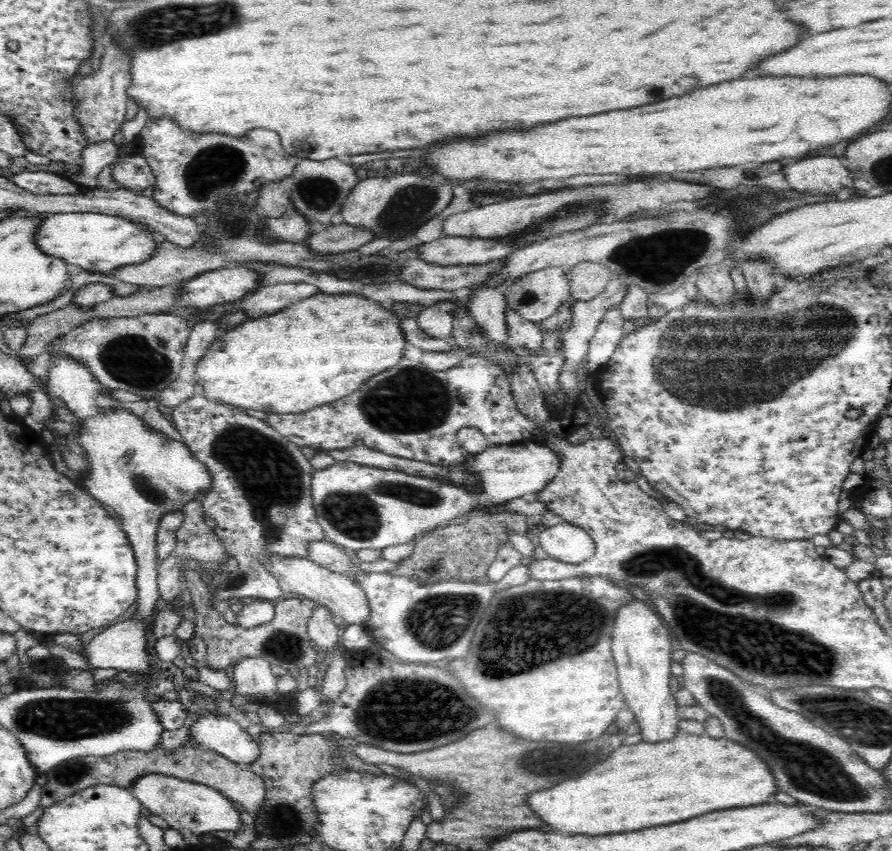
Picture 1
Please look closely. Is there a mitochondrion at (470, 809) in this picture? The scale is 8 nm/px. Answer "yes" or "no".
no

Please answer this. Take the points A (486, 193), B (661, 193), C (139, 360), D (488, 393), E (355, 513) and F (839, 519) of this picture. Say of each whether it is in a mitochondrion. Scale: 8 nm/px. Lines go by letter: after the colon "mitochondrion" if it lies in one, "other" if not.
A: other
B: other
C: mitochondrion
D: other
E: mitochondrion
F: other

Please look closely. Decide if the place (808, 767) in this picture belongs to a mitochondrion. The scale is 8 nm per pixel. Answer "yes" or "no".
yes

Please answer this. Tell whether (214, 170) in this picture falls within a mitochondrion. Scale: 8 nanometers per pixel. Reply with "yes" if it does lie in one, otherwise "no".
yes

